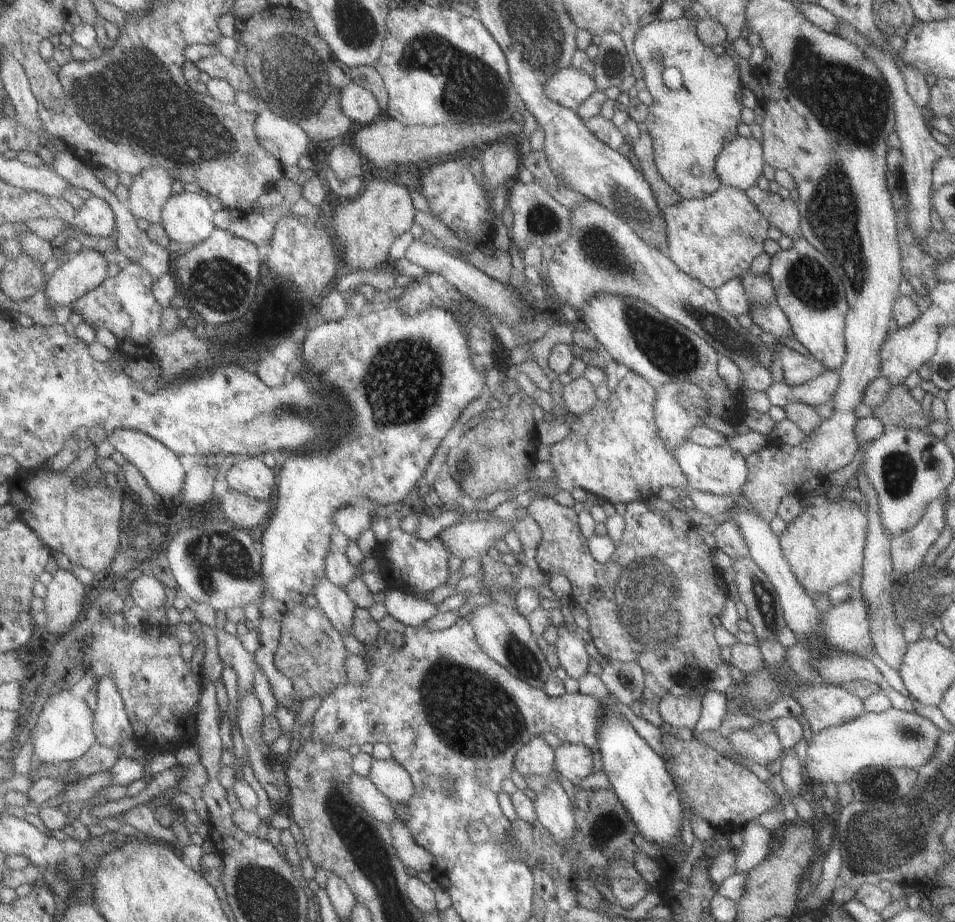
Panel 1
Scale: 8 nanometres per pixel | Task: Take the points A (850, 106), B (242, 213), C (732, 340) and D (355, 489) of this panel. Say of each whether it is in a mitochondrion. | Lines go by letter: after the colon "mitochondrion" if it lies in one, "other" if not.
A: mitochondrion
B: other
C: mitochondrion
D: other

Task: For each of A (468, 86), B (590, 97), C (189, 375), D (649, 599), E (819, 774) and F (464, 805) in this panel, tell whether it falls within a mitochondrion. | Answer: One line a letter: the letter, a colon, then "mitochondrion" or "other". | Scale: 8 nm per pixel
A: mitochondrion
B: other
C: other
D: mitochondrion
E: other
F: other

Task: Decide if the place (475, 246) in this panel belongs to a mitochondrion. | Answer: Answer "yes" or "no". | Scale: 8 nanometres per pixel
no

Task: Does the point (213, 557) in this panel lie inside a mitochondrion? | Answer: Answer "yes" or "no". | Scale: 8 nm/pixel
yes

